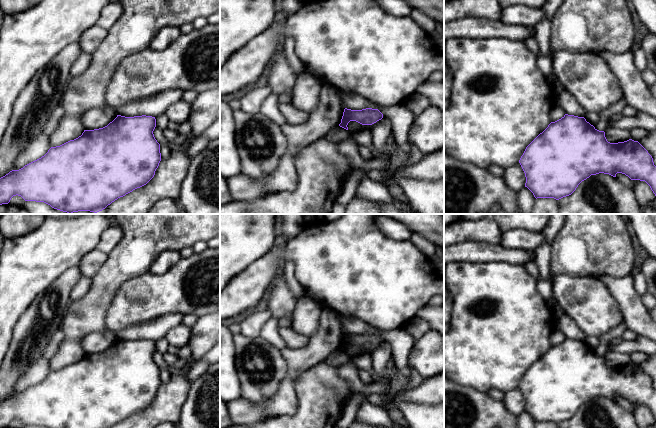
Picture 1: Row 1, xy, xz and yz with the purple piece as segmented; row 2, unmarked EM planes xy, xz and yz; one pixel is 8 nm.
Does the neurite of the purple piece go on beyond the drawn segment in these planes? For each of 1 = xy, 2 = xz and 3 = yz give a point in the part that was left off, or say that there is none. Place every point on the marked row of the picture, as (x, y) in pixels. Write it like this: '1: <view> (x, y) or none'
1: none
2: none
3: none

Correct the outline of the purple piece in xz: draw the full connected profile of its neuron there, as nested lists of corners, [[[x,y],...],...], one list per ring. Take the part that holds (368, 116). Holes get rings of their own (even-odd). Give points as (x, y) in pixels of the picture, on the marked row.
[[[366,108],[362,110],[344,109],[340,127],[348,130],[348,123],[356,121],[362,125],[372,125],[383,118],[383,114],[378,109]]]

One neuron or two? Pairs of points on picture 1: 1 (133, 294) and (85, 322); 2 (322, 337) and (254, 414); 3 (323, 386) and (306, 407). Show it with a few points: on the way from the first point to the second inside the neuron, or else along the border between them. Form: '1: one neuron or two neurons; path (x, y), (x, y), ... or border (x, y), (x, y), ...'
1: two neurons; border (119, 288), (106, 313), (106, 328)
2: one neuron; path (306, 358), (293, 371), (287, 389), (275, 401)
3: one neuron; path (320, 391), (311, 402)

